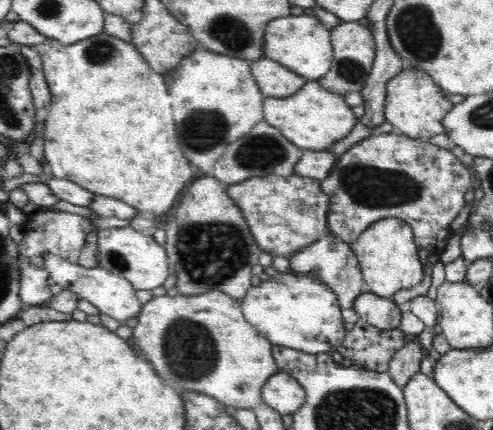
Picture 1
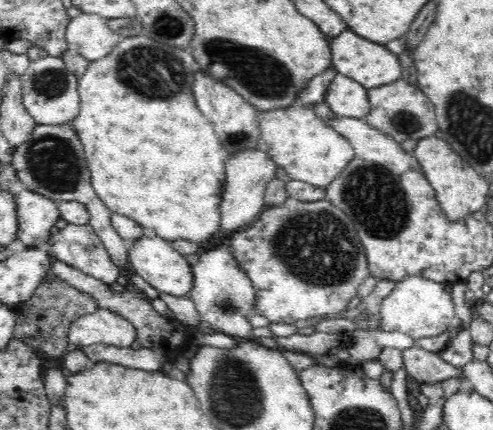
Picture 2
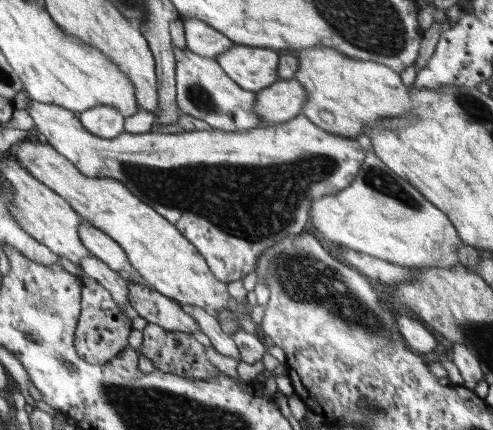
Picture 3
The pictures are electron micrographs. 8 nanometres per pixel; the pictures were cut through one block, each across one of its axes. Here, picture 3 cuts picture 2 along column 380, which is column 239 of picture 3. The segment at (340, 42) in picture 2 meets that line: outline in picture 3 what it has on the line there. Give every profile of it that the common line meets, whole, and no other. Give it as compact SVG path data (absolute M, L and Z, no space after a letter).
M233 44L227 52L223 52L223 56L217 56L215 60L221 70L225 70L225 74L237 82L237 86L241 86L241 90L249 90L253 94L277 84L279 80L279 56L267 48L247 48Z

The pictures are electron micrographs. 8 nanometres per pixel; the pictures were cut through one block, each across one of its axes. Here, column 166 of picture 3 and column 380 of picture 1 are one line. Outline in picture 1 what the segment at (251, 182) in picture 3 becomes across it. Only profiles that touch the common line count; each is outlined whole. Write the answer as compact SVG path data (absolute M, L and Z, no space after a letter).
M398 132L392 134L376 134L360 144L352 146L346 154L342 154L332 168L330 176L322 180L322 190L330 198L328 226L330 232L338 234L342 242L348 246L358 240L358 236L376 220L382 218L400 218L410 224L414 230L416 246L428 250L434 256L440 256L448 246L448 238L452 236L452 222L466 206L464 194L472 190L472 172L446 148L434 146L424 140L412 140Z

